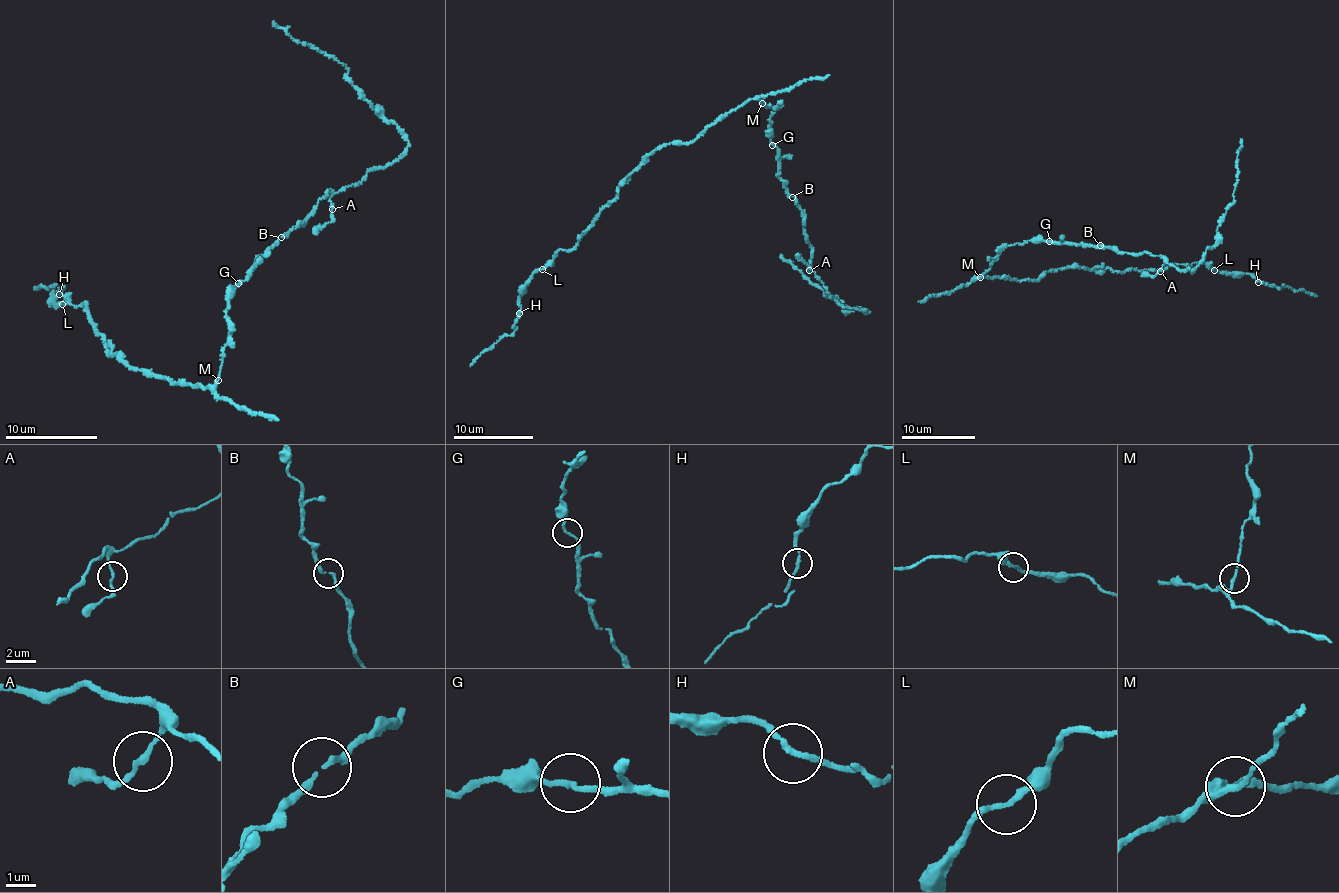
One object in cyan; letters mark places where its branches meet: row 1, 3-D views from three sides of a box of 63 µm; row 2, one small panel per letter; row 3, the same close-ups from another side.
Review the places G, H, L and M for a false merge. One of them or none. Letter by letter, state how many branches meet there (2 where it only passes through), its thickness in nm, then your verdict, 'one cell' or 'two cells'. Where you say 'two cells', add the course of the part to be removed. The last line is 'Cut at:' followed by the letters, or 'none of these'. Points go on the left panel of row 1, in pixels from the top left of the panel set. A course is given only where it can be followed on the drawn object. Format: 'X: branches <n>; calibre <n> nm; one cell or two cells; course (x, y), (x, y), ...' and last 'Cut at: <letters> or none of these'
G: branches 2; calibre 150 nm; one cell
H: branches 2; calibre 180 nm; one cell
L: branches 2; calibre 180 nm; one cell
M: branches 2; calibre 180 nm; one cell
Cut at: none of these

